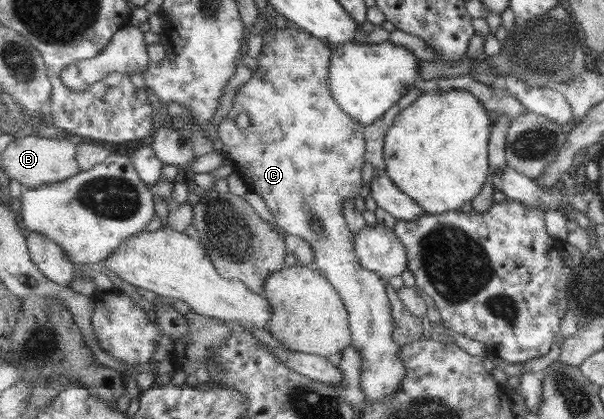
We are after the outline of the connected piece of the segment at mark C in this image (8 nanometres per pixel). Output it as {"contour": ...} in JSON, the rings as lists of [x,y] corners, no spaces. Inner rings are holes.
{"contour":[[[279,18],[268,20],[274,24],[284,23],[285,27],[276,29],[272,26],[273,29],[264,36],[263,48],[257,57],[258,68],[253,72],[253,77],[240,88],[238,95],[236,95],[233,101],[231,110],[227,112],[226,118],[223,119],[217,127],[219,138],[224,143],[221,152],[228,159],[240,178],[242,178],[248,190],[261,194],[264,197],[268,208],[273,212],[277,223],[283,228],[284,232],[305,238],[306,242],[309,242],[310,246],[313,246],[316,268],[327,274],[327,279],[332,283],[332,286],[336,288],[336,291],[338,291],[338,295],[341,296],[342,303],[345,304],[346,311],[348,311],[349,333],[352,335],[350,346],[356,347],[356,352],[358,352],[358,356],[360,356],[360,369],[358,369],[358,372],[360,372],[361,382],[359,382],[359,384],[361,389],[365,392],[366,402],[373,403],[374,401],[385,401],[399,389],[399,384],[404,380],[404,365],[402,365],[400,355],[398,355],[398,352],[400,352],[400,344],[394,342],[394,321],[392,321],[392,315],[390,315],[390,303],[388,303],[388,297],[386,297],[386,291],[384,291],[384,283],[381,281],[379,275],[374,271],[366,270],[365,267],[358,262],[357,255],[354,254],[353,251],[353,234],[349,231],[349,228],[346,228],[346,221],[341,213],[342,203],[346,199],[352,200],[352,198],[357,196],[358,192],[360,192],[360,168],[362,168],[365,159],[363,126],[361,123],[350,118],[349,115],[338,106],[337,100],[334,99],[334,95],[332,95],[329,76],[334,46],[327,39],[320,39],[317,35],[310,34],[310,31],[304,30],[301,26],[298,26],[295,22],[290,20]],[[238,114],[246,114],[249,117],[250,124],[247,127],[240,128],[240,126],[236,124],[236,116],[238,116]]]}

